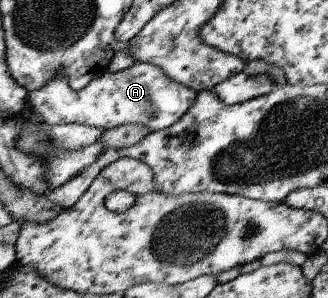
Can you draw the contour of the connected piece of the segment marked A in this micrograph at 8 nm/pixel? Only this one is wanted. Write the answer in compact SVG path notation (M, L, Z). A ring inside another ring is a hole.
M135 61L122 71L105 72L91 79L82 89L74 91L64 75L53 76L39 90L31 91L26 102L31 112L42 118L48 125L77 123L100 129L115 128L121 124L141 124L149 133L166 129L191 106L196 92L177 84L151 63Z

